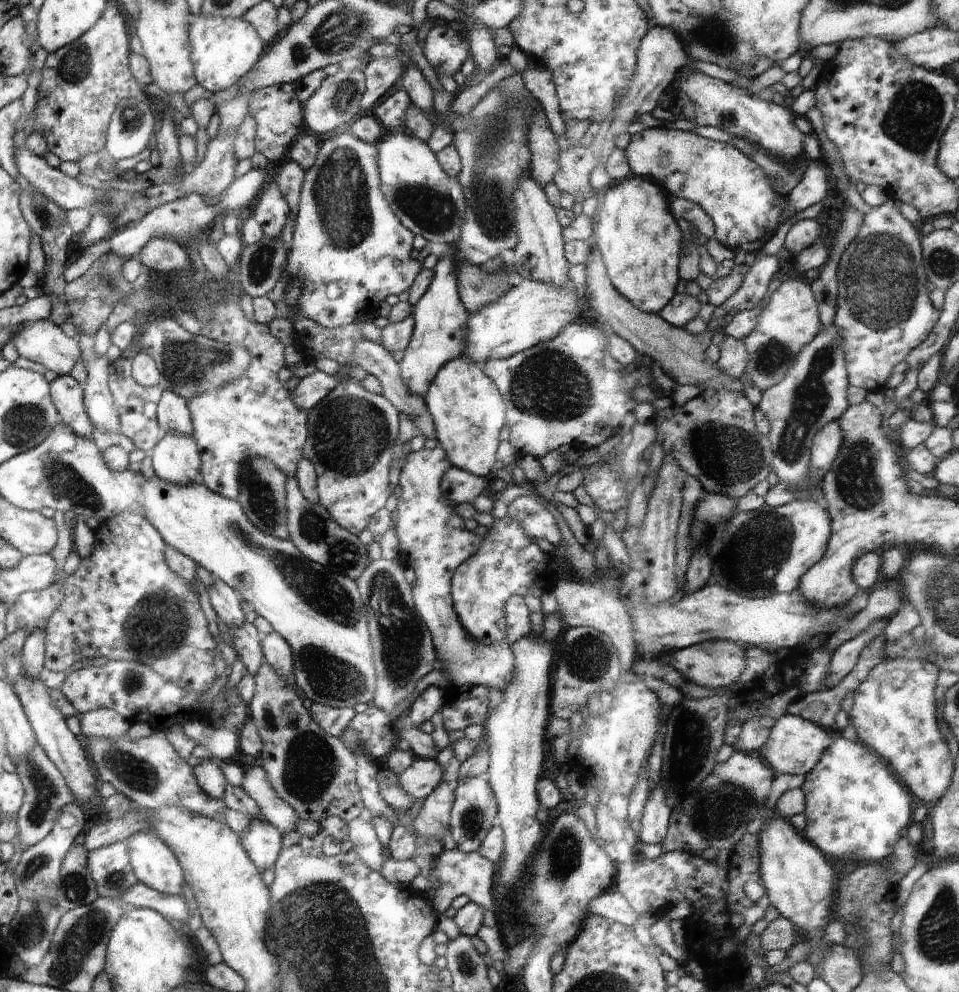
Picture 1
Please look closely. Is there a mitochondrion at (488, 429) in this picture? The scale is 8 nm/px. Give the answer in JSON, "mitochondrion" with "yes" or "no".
{"mitochondrion":"no"}

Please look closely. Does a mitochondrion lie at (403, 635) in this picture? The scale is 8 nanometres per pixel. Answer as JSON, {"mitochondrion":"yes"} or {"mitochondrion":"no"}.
{"mitochondrion":"yes"}

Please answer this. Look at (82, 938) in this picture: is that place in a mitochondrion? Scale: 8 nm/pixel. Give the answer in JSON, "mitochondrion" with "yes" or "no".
{"mitochondrion":"yes"}

